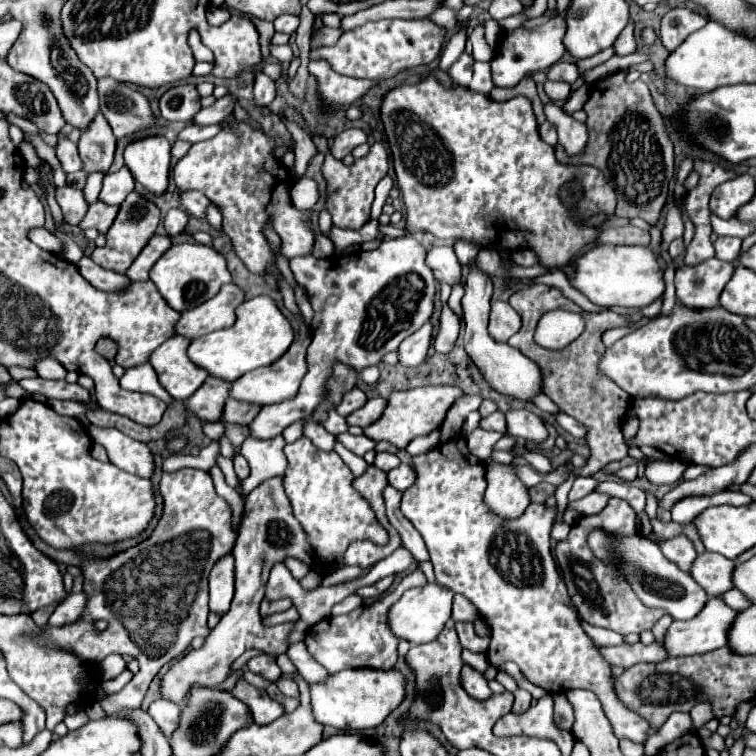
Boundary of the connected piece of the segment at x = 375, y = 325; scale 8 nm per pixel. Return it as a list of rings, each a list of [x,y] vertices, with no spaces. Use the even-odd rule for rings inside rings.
[[[403,236],[403,238],[383,238],[379,248],[369,252],[359,250],[359,254],[329,256],[323,260],[307,254],[291,260],[291,270],[295,274],[295,280],[305,286],[309,302],[315,312],[311,324],[313,336],[307,348],[307,374],[303,376],[295,398],[285,400],[281,404],[267,404],[259,410],[255,420],[249,424],[249,436],[259,440],[275,438],[295,420],[301,418],[307,420],[315,410],[315,406],[323,400],[325,380],[331,374],[331,366],[335,360],[351,364],[361,372],[365,366],[379,364],[387,352],[393,352],[403,338],[413,334],[413,330],[419,330],[431,318],[437,280],[433,278],[433,272],[425,266],[425,254],[427,250],[413,236]]]

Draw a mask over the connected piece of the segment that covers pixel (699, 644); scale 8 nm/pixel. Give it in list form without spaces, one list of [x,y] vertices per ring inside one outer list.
[[[711,598],[695,618],[691,618],[691,620],[673,620],[673,624],[669,626],[669,630],[667,630],[667,634],[661,642],[661,646],[667,652],[667,658],[705,654],[705,652],[711,652],[715,648],[727,646],[727,630],[729,630],[735,616],[737,616],[737,612],[733,608],[723,604],[719,598]]]

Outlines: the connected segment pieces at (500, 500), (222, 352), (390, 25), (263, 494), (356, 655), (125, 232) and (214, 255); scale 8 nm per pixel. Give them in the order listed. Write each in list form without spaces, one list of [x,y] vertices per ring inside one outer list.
[[[487,460],[487,490],[485,506],[503,520],[519,518],[529,506],[527,488],[513,476],[513,466],[501,466],[493,460]]]
[[[269,296],[245,300],[241,306],[237,306],[235,316],[237,318],[233,326],[191,340],[187,348],[187,356],[195,366],[203,368],[209,376],[221,378],[225,382],[233,382],[245,372],[273,364],[287,352],[293,342],[293,328],[289,320],[279,312],[279,308]]]
[[[429,18],[417,20],[383,20],[367,22],[353,30],[343,32],[339,42],[331,48],[319,48],[309,58],[325,58],[335,72],[355,78],[383,80],[393,78],[397,72],[435,62],[443,50],[447,30],[431,22]]]
[[[271,478],[269,482],[263,482],[257,486],[251,494],[245,498],[245,520],[239,528],[239,538],[233,548],[235,558],[235,598],[231,602],[229,612],[219,620],[219,624],[211,630],[211,634],[205,638],[205,644],[199,650],[187,652],[183,658],[179,658],[169,672],[161,680],[161,696],[169,702],[179,704],[185,694],[191,690],[193,684],[199,686],[219,686],[229,676],[231,664],[251,648],[263,650],[267,654],[283,654],[287,650],[287,634],[294,628],[295,622],[277,624],[277,626],[265,626],[259,616],[259,604],[263,600],[265,584],[269,578],[271,568],[277,562],[285,562],[287,558],[301,560],[319,576],[333,574],[335,570],[323,570],[313,554],[313,548],[309,544],[309,536],[305,534],[303,526],[297,522],[291,510],[291,502],[283,492],[283,480]]]
[[[413,570],[411,574],[407,574],[401,584],[391,590],[389,594],[385,594],[383,598],[377,598],[373,604],[363,604],[359,608],[355,608],[349,614],[341,614],[341,616],[329,616],[319,620],[315,626],[309,628],[309,632],[305,634],[305,646],[309,650],[309,654],[323,666],[327,668],[329,674],[335,674],[337,670],[347,670],[347,668],[377,668],[377,670],[389,670],[393,668],[395,660],[397,660],[397,638],[393,638],[393,632],[389,630],[389,626],[385,626],[385,614],[389,610],[389,606],[393,602],[397,602],[397,598],[401,598],[401,594],[409,588],[419,588],[425,586],[425,574],[421,570]]]
[[[137,192],[129,194],[129,198],[125,198],[125,202],[121,204],[121,210],[117,214],[117,222],[113,222],[113,226],[107,232],[107,244],[103,248],[95,248],[91,254],[91,260],[107,270],[125,274],[125,270],[131,266],[133,258],[137,258],[137,254],[141,252],[145,242],[155,234],[157,222],[159,222],[157,206],[147,202],[145,198],[141,198]]]
[[[193,242],[173,244],[153,264],[153,268],[149,270],[149,278],[157,286],[159,294],[167,300],[167,304],[177,312],[207,302],[219,292],[223,284],[231,282],[231,274],[227,270],[225,258],[213,246],[203,246],[203,244],[193,244]]]

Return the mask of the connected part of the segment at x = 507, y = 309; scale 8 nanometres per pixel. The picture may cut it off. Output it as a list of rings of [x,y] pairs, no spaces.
[[[491,300],[489,332],[495,340],[507,342],[521,328],[521,316],[505,300]]]

